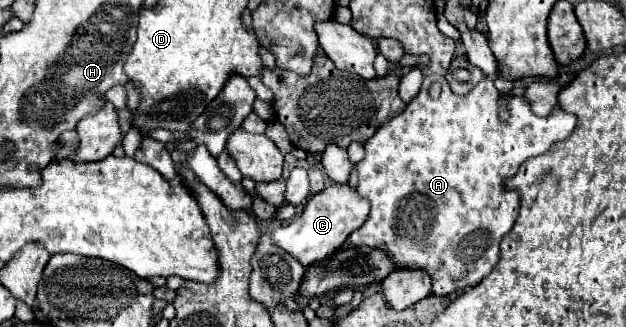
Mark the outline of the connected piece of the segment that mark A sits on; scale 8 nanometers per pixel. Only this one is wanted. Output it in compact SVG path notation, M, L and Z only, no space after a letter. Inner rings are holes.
M426 75L420 93L408 103L406 111L400 113L400 115L396 115L392 121L384 123L384 125L376 131L376 135L374 135L370 141L364 143L364 147L366 147L366 157L364 157L364 161L360 161L360 163L356 165L356 169L358 169L358 193L370 201L370 215L368 215L366 223L350 235L350 241L360 241L360 245L354 245L354 247L366 247L366 245L368 245L368 247L374 247L374 249L382 251L384 255L388 255L388 259L390 259L396 267L404 267L404 269L422 269L422 271L426 271L426 273L430 275L430 279L432 279L432 293L438 295L438 297L450 295L450 293L454 293L454 291L470 289L470 287L474 287L474 285L478 285L478 283L494 269L494 265L498 263L498 255L500 255L500 241L502 241L502 237L514 227L516 217L518 217L518 209L520 209L520 195L518 195L518 191L508 191L508 189L504 189L504 181L510 179L510 177L514 177L516 171L520 169L520 165L522 165L528 157L546 153L556 141L564 141L564 139L574 131L574 127L576 127L574 115L564 113L560 107L554 107L552 113L550 113L548 117L536 117L536 115L530 111L530 105L528 105L528 101L526 101L524 97L510 97L506 103L502 103L500 97L502 97L502 95L500 95L498 89L494 87L492 79L488 79L488 77L484 77L484 79L482 79L472 91L468 91L466 95L454 95L452 89L450 89L450 85L448 85L448 81L446 81L444 77L440 77L440 75ZM434 81L438 81L441 87L440 97L438 97L436 101L428 97L428 89L430 89L430 85L432 85ZM500 105L506 105L508 111L510 111L510 119L508 119L506 123L502 123L502 121L498 119L498 107L500 107Z

